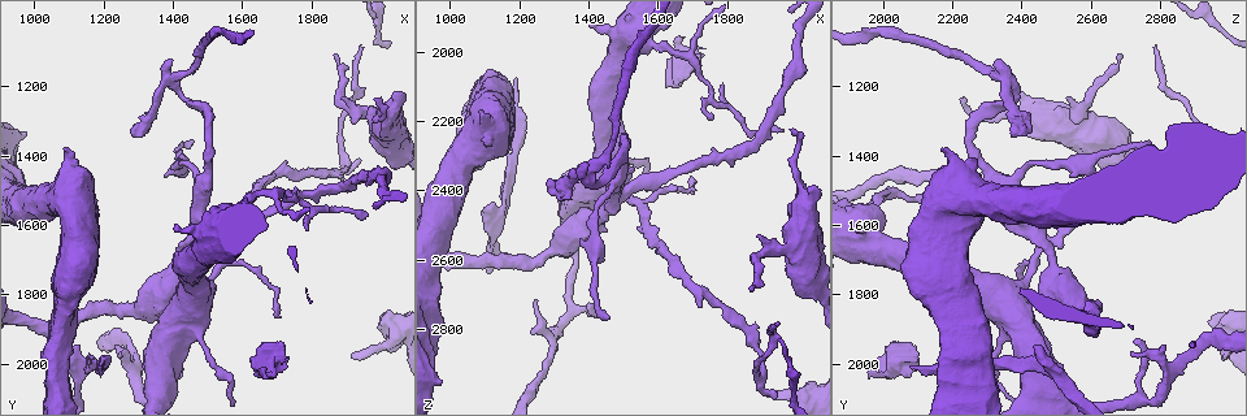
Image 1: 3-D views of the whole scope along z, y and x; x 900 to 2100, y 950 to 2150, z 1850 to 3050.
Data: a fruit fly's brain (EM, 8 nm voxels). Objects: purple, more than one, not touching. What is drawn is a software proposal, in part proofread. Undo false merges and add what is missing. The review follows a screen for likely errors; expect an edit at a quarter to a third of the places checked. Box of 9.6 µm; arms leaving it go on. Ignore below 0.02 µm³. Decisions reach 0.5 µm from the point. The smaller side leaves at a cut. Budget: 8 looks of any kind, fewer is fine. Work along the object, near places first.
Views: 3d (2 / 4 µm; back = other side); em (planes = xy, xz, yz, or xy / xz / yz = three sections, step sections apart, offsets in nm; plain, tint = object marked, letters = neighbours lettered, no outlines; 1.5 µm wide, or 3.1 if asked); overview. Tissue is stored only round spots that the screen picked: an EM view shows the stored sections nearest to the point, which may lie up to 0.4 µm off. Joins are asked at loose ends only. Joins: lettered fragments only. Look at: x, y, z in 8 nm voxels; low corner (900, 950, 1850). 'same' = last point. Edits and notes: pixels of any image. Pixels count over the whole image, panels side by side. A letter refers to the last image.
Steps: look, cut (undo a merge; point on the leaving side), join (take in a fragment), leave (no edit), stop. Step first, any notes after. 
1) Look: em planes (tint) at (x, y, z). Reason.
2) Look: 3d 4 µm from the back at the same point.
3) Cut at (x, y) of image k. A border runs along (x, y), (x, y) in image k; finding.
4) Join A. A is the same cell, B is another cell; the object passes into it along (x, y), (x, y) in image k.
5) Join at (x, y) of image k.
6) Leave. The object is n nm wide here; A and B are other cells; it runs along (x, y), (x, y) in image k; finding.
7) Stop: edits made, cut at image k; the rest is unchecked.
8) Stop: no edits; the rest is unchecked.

Look: em xz step 8 (tint) at (1400, 1190, 2360). A fork.

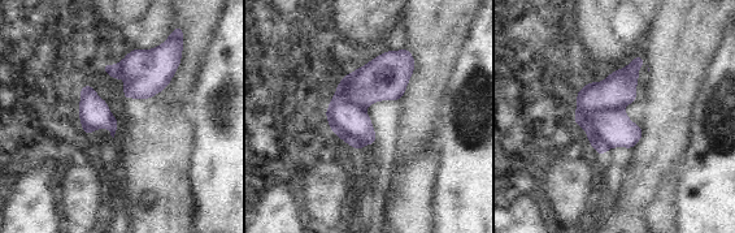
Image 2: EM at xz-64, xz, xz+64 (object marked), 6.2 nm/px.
Look: em planes (tint) at the same point.

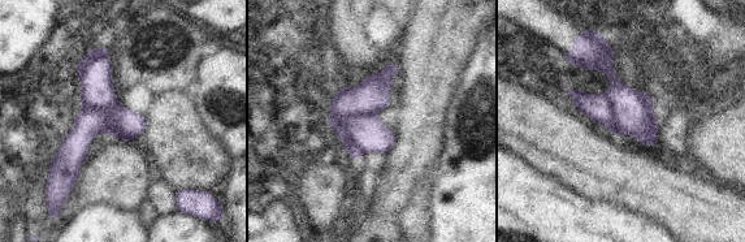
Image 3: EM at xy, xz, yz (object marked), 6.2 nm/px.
Look: em planes (letters) at the same point. See the neighbours.

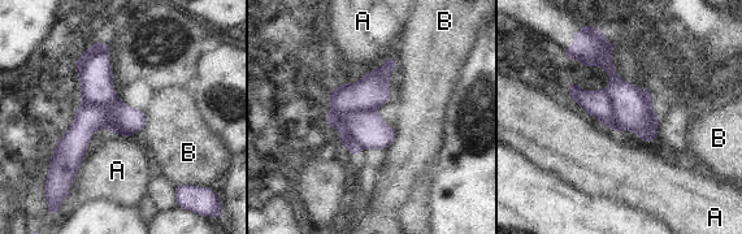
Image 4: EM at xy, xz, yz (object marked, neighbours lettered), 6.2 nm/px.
Cut at (370, 91) of image 4. The object is 240 nm wide here; A and B are other cells; a border runs along (374, 108), (342, 112), (329, 124) in image 4; two neurons meet here.

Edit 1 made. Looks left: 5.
Look: 3d 4 µm at (1630, 1510, 1980). Thick turns thin.

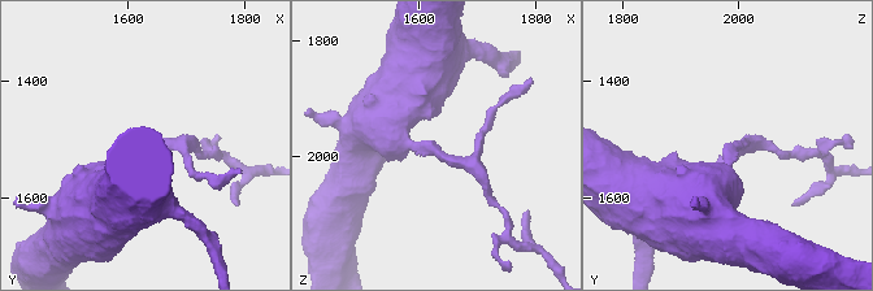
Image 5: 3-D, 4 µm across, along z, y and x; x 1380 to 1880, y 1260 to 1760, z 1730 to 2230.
Look: em xz step 4 (letters) at (1630, 1515, 1985). The arms are 200, 550 nm wide.

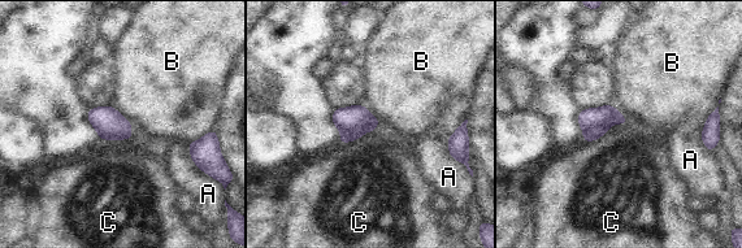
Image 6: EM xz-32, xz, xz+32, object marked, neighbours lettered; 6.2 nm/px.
Look: em planes (letters) at the same point.

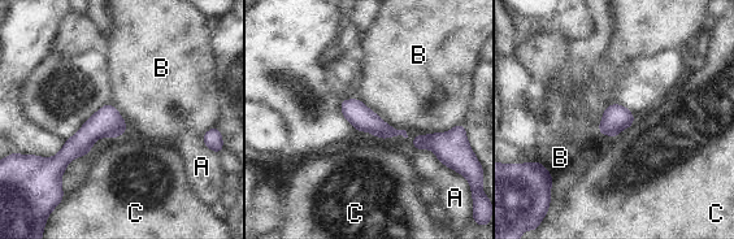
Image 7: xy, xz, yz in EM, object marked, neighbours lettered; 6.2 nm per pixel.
Leave. The longest contact is with B, 360 nm; A, B and C are other cells; a border runs along (359, 99), (391, 126), (405, 131) in image 7; all the same neuron.

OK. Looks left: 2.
Look: 3d 4 µm from the back at (1190, 2010, 2080). Long arm stops here.

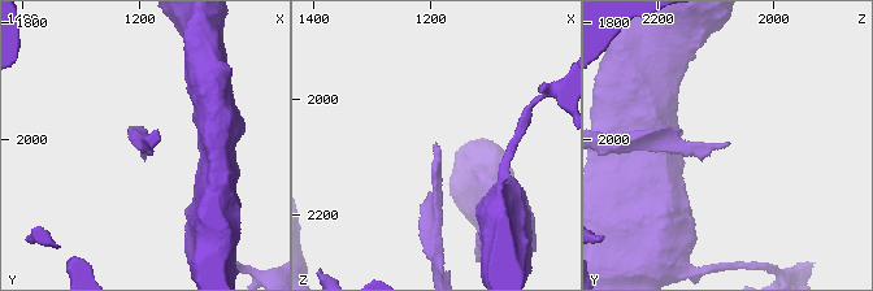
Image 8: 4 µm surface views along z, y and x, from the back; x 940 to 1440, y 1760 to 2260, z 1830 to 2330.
Look: em planes (letters) at (1185, 2010, 2075).

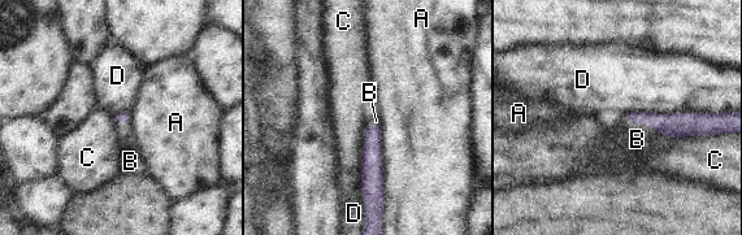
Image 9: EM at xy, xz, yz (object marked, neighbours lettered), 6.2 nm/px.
Join B. B is the same cell, A, C and D are other cells; the neuron continues.

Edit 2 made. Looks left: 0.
Stop: edits made, cut at image 4, join at image 9; the rest is unchecked.

